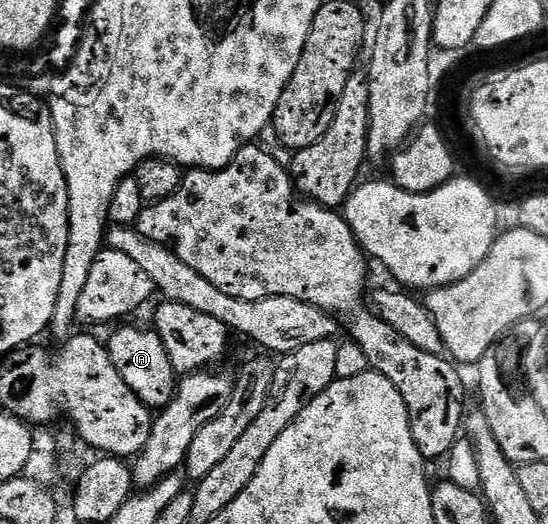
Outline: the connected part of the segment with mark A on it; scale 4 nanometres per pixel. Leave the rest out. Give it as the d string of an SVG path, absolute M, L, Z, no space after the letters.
M118 325L113 328L110 339L105 340L108 353L112 357L112 365L116 365L116 373L120 373L120 377L124 377L124 385L128 385L128 389L132 389L132 393L136 393L136 397L144 406L151 409L161 409L169 405L172 401L175 391L178 389L180 376L172 369L172 361L168 361L168 353L164 349L164 341L160 341L157 331L146 327L122 327L126 325Z

